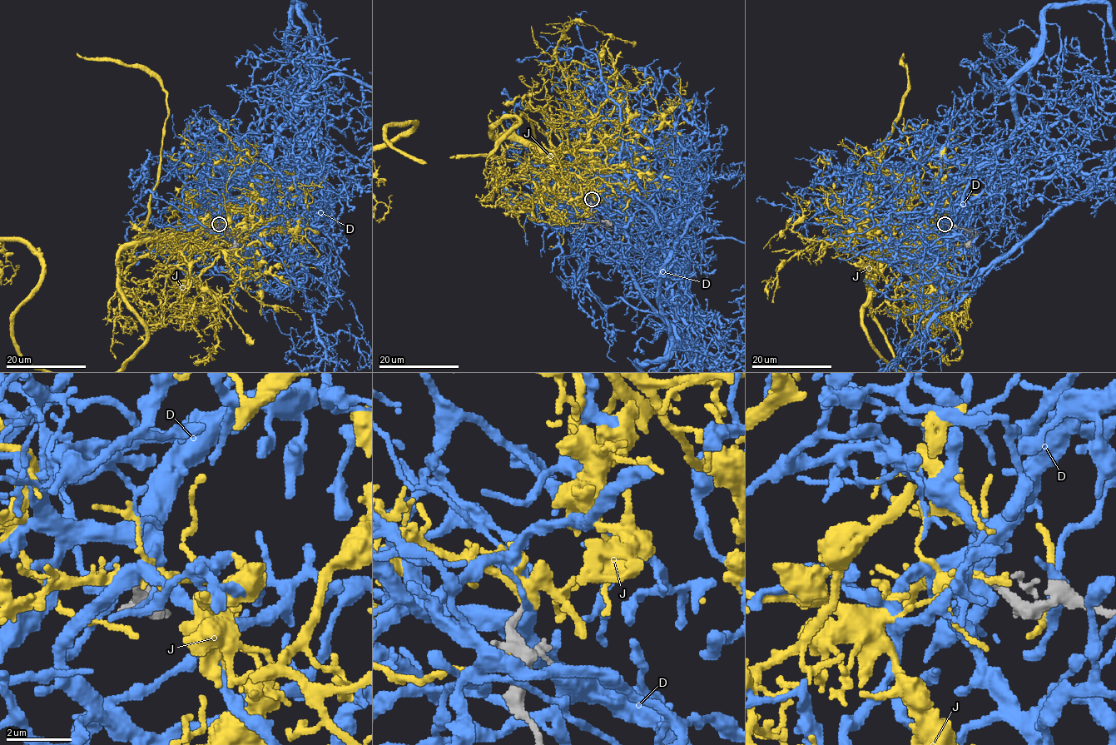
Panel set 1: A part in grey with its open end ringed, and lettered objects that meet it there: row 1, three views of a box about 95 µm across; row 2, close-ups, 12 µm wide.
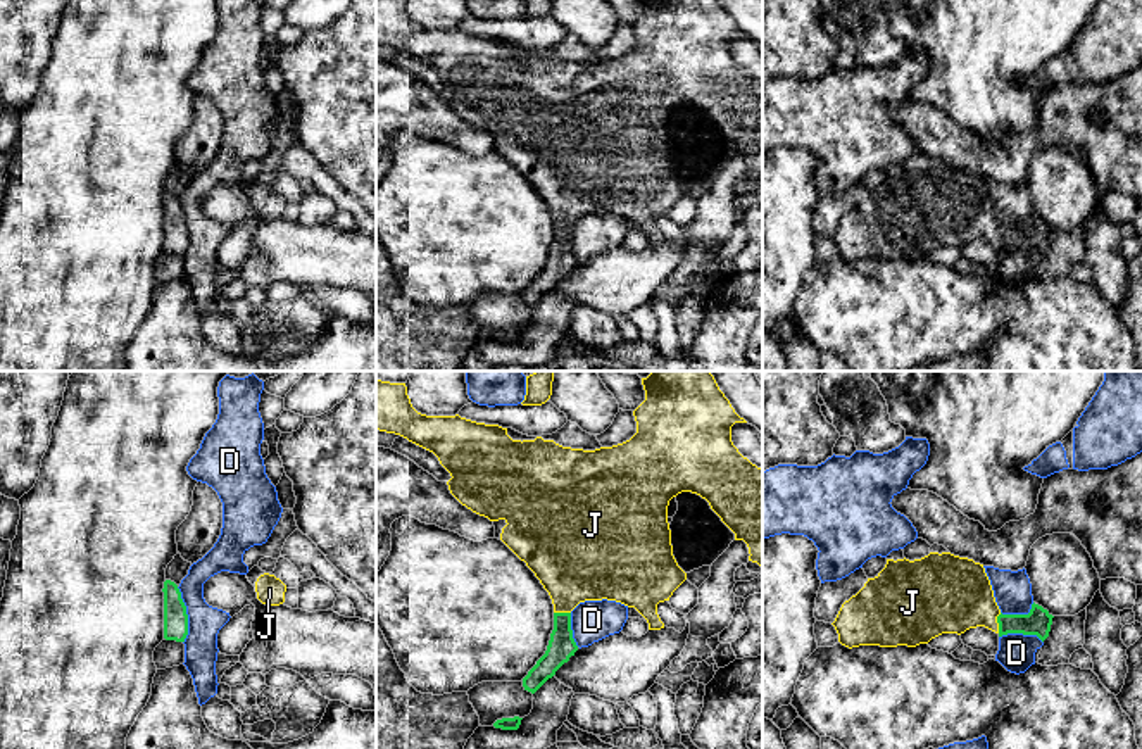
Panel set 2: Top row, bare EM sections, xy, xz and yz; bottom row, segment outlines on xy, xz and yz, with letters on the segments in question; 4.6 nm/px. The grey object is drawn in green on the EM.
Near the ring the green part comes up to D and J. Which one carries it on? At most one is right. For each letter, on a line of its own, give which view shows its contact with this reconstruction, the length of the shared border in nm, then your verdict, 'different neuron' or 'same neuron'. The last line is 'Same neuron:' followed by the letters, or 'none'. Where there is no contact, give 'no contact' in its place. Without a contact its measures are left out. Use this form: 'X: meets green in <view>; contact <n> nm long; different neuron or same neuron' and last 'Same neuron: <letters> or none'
D: meets green in xy; contact 260 nm long; different neuron
J: meets green in yz; contact 100 nm long; same neuron
Same neuron: J

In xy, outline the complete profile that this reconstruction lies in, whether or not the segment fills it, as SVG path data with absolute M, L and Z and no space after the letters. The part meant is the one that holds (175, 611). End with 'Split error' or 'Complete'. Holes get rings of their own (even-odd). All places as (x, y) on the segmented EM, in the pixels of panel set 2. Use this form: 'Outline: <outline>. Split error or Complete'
Outline: M164 582L164 639L185 642L188 635L188 614L178 585Z. Complete

